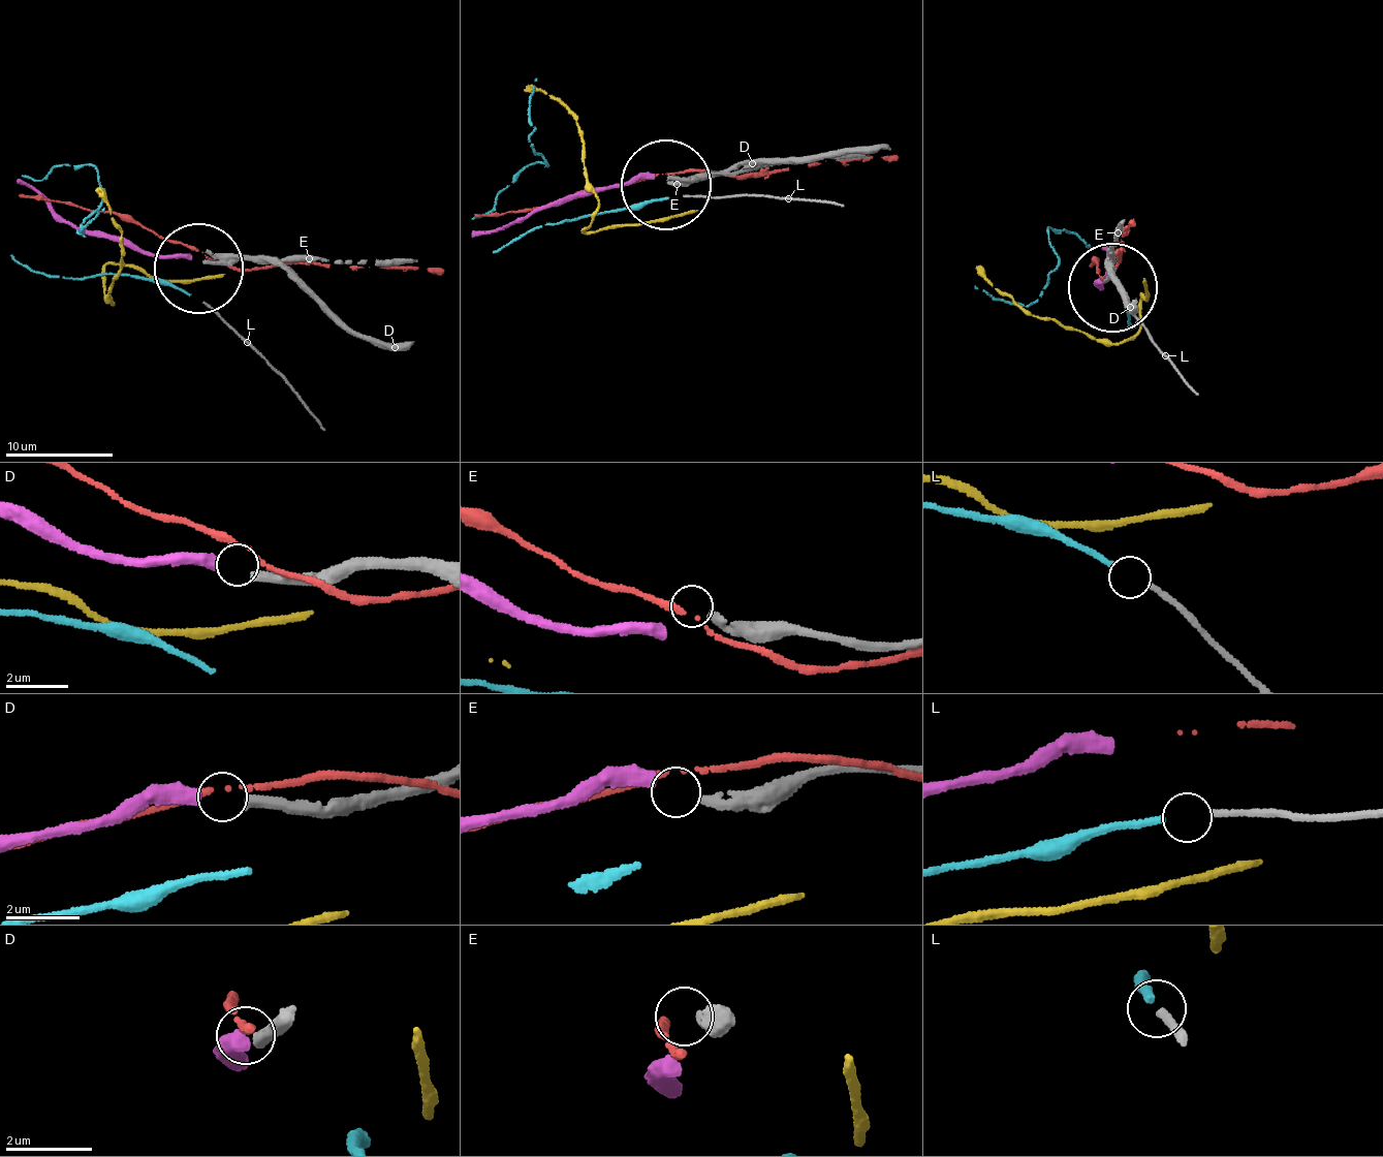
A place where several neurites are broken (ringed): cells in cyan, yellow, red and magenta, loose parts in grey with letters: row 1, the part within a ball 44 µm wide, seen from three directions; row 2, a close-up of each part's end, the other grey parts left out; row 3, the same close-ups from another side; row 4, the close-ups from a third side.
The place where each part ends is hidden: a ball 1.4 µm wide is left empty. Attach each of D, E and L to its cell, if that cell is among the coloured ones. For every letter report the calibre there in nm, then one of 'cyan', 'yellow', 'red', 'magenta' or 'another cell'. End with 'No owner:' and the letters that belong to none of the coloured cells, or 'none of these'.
D: calibre 280 nm; magenta
E: calibre 240 nm; another cell
L: calibre 160 nm; cyan
No owner: E

